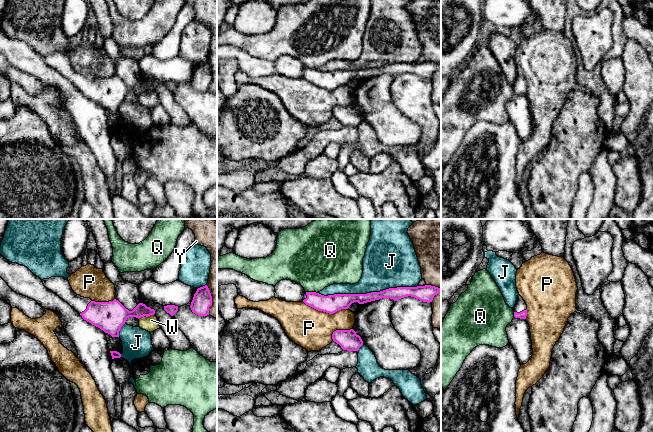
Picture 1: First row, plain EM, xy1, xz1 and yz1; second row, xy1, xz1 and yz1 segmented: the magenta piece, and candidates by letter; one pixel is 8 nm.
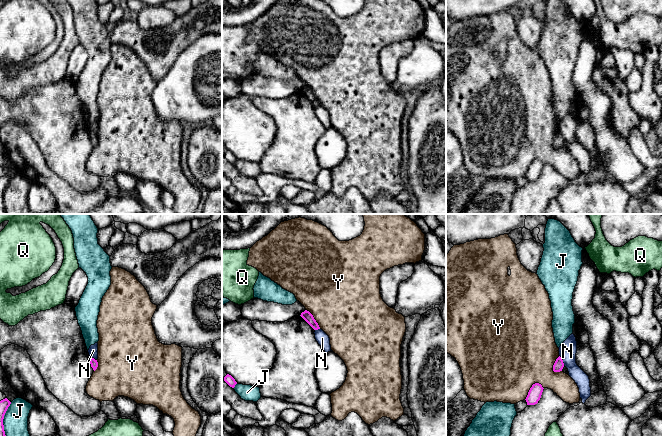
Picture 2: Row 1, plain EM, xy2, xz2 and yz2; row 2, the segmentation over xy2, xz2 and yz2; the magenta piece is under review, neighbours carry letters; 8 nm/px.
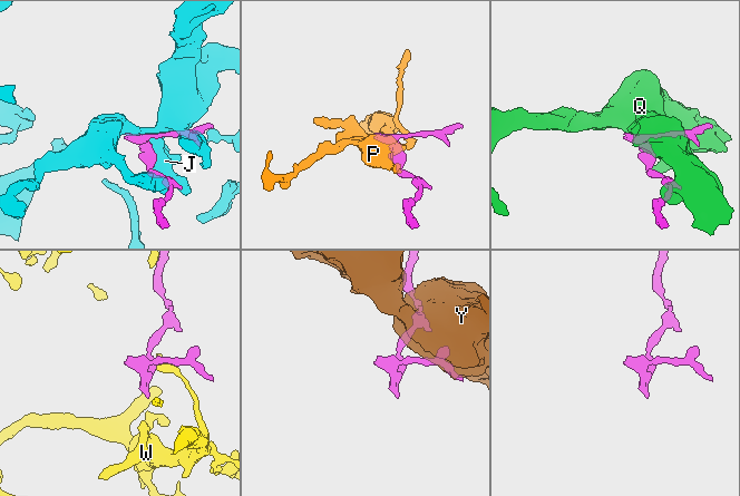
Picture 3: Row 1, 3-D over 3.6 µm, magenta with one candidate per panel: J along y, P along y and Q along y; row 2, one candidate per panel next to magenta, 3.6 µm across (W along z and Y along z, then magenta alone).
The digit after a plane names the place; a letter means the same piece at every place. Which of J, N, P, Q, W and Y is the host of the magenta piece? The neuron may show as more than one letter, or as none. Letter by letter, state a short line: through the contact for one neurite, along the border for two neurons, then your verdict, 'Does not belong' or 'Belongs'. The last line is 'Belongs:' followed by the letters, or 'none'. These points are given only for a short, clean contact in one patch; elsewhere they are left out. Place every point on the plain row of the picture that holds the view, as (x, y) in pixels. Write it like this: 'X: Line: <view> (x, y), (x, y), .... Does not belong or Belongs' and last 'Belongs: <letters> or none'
J: Does not belong
N: Line: yz2 (559, 131), (564, 141). Does not belong
P: Does not belong
Q: Does not belong
W: Line: xy1 (153, 90), (138, 94). Does not belong
Y: Does not belong
Belongs: none

